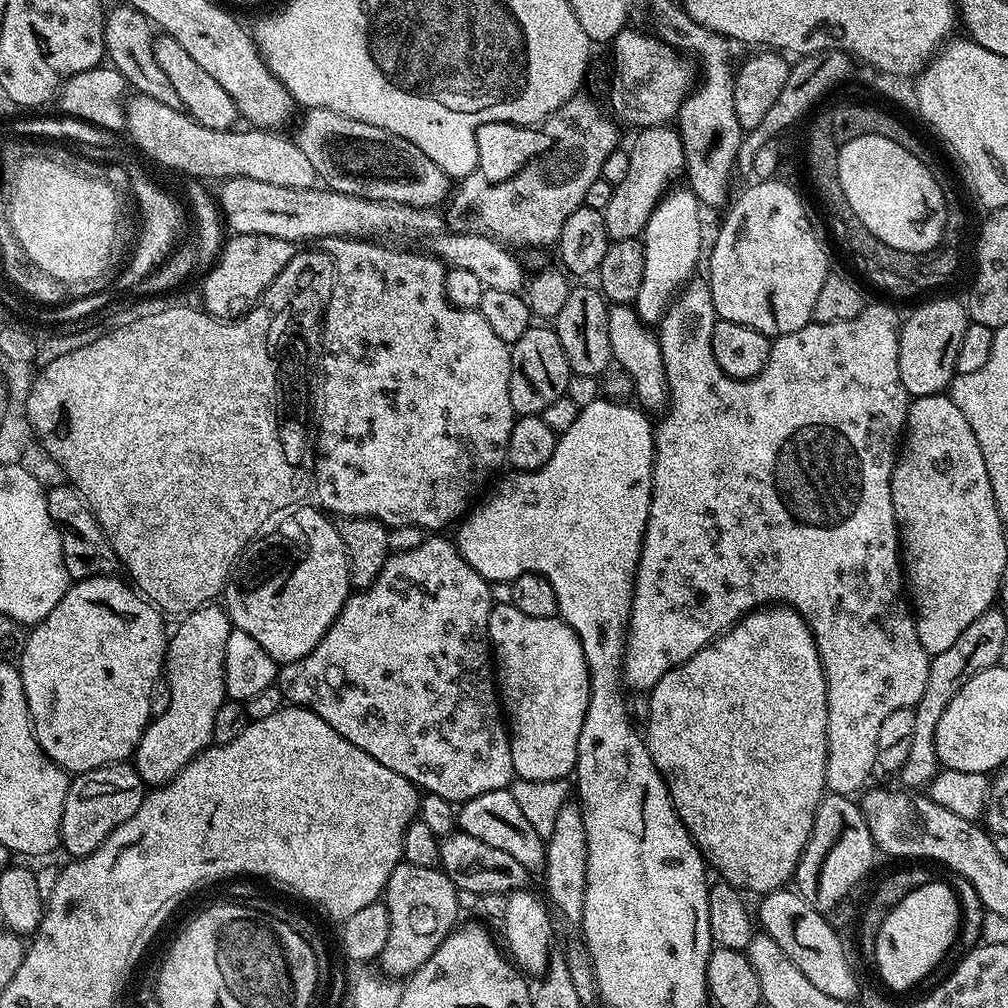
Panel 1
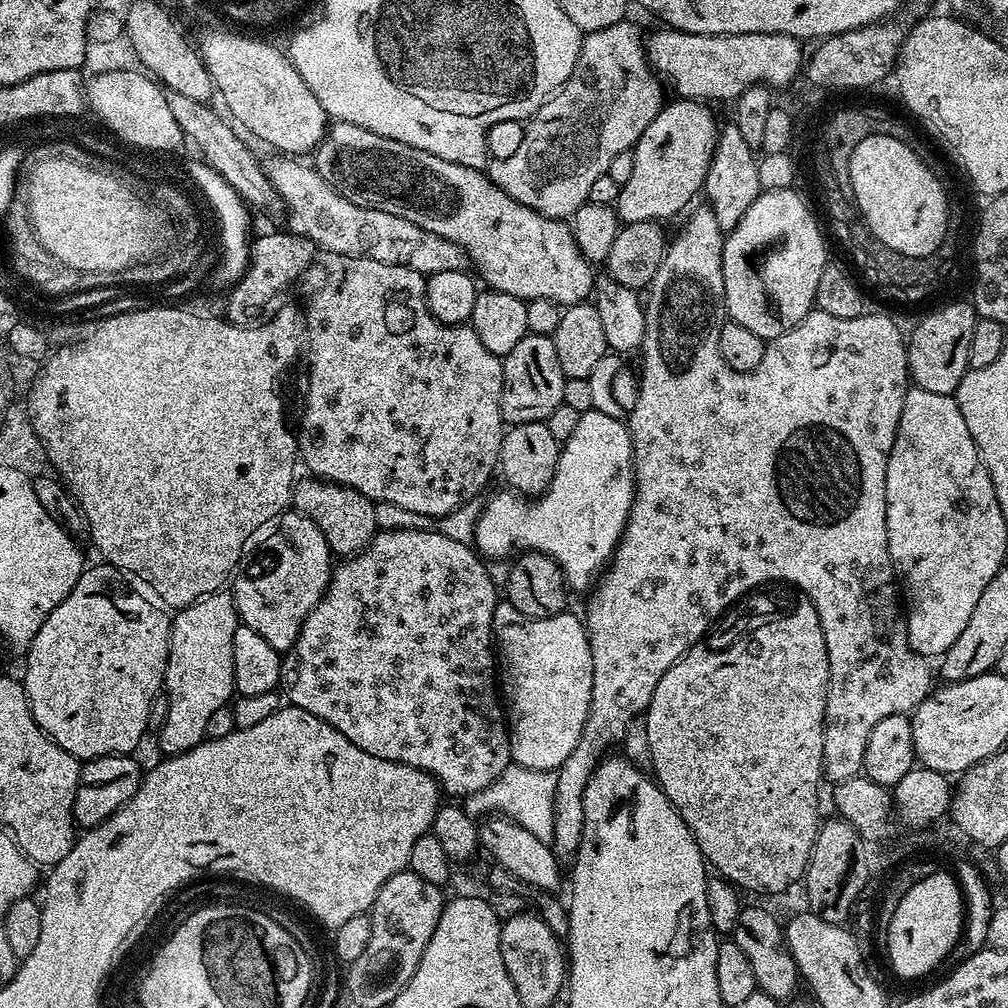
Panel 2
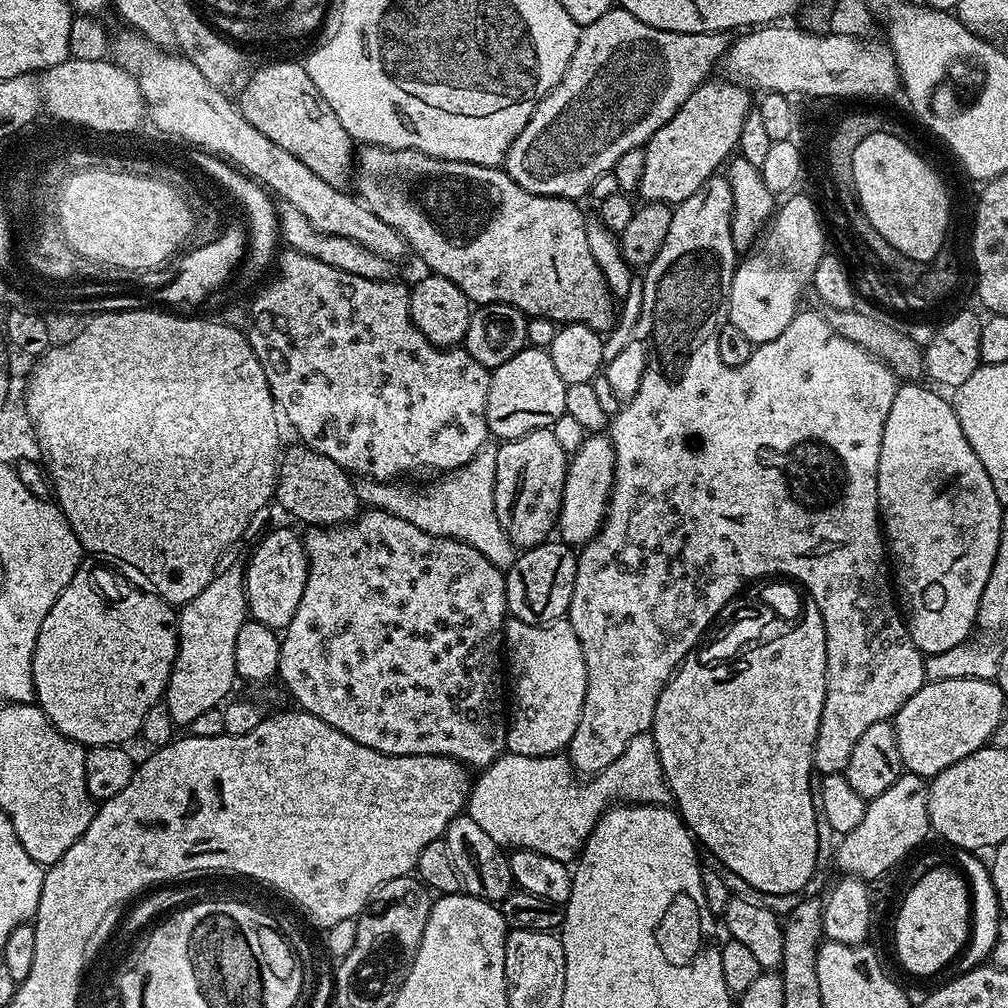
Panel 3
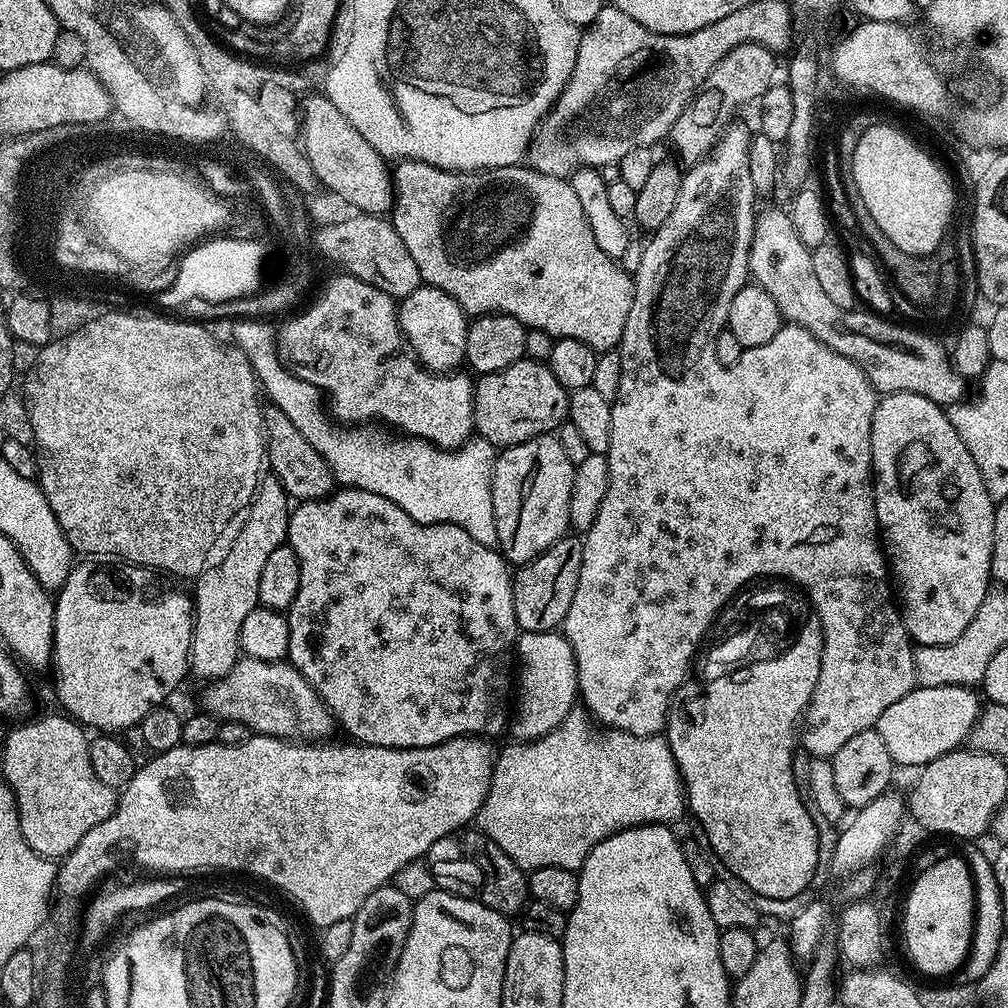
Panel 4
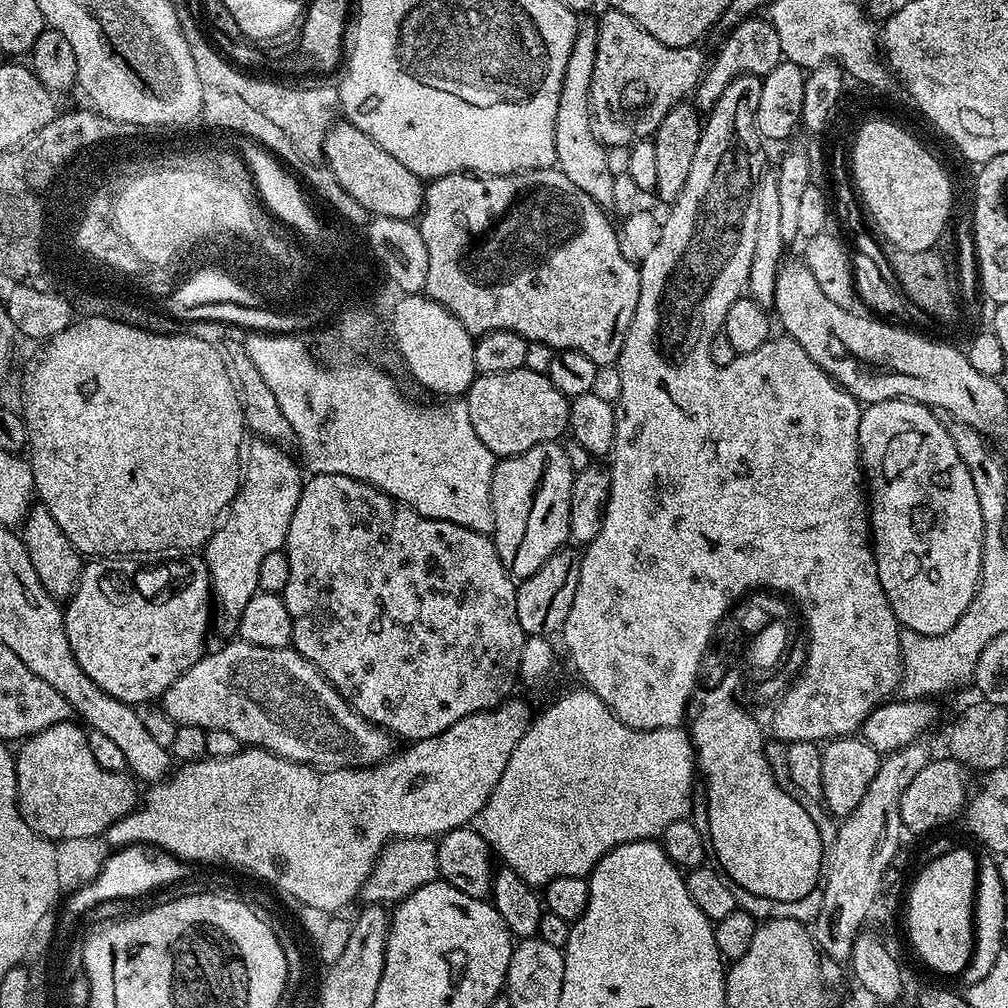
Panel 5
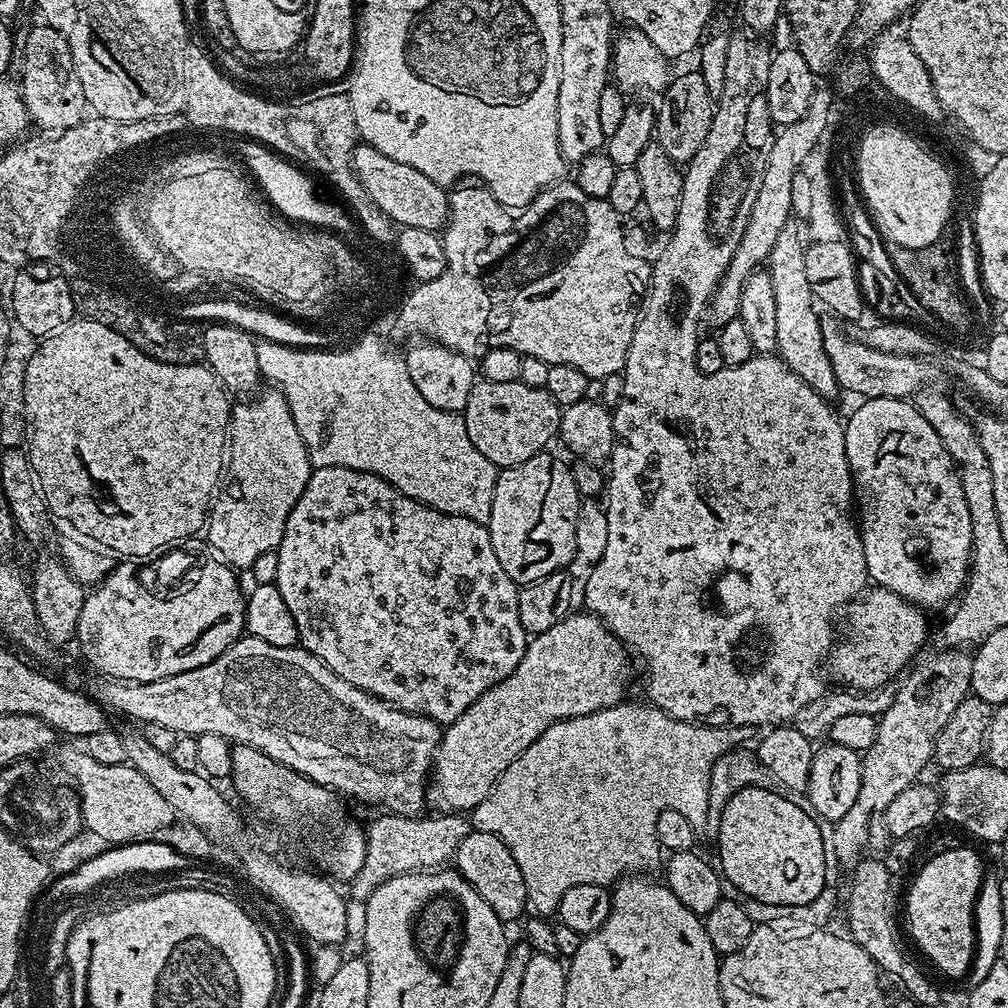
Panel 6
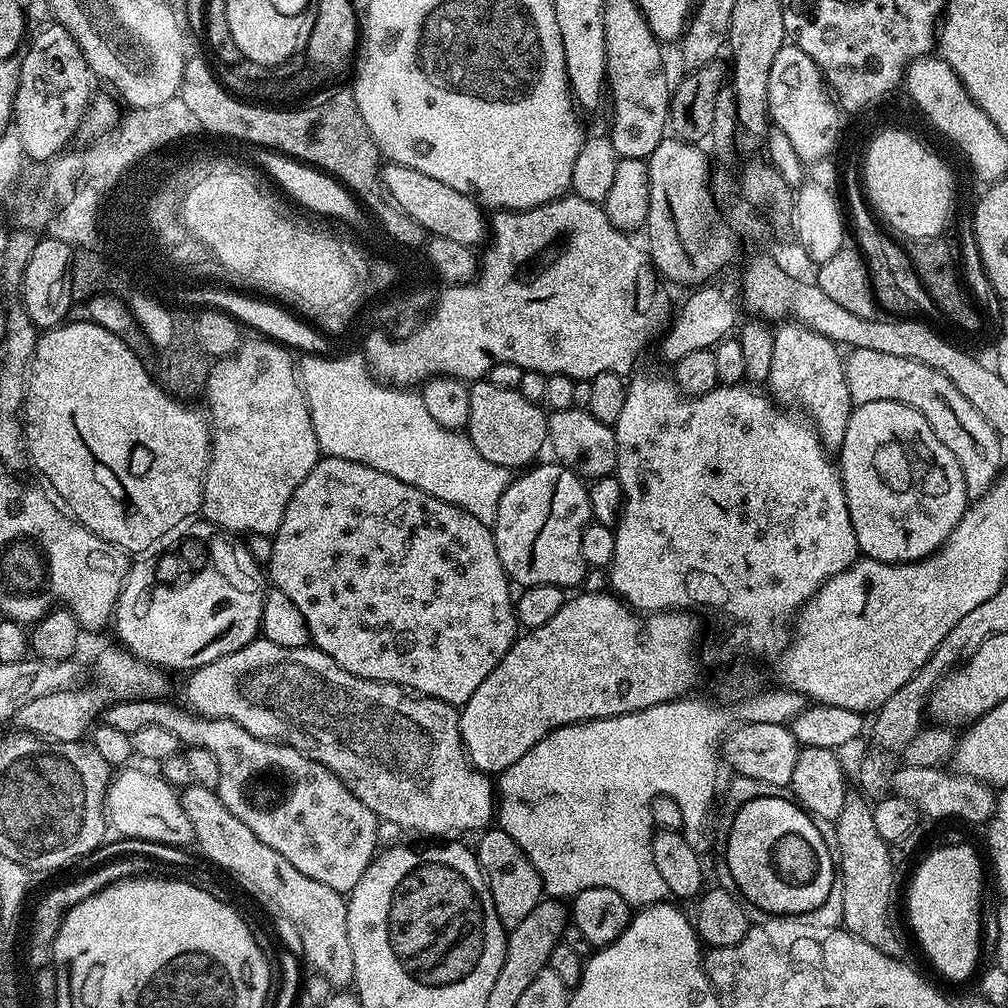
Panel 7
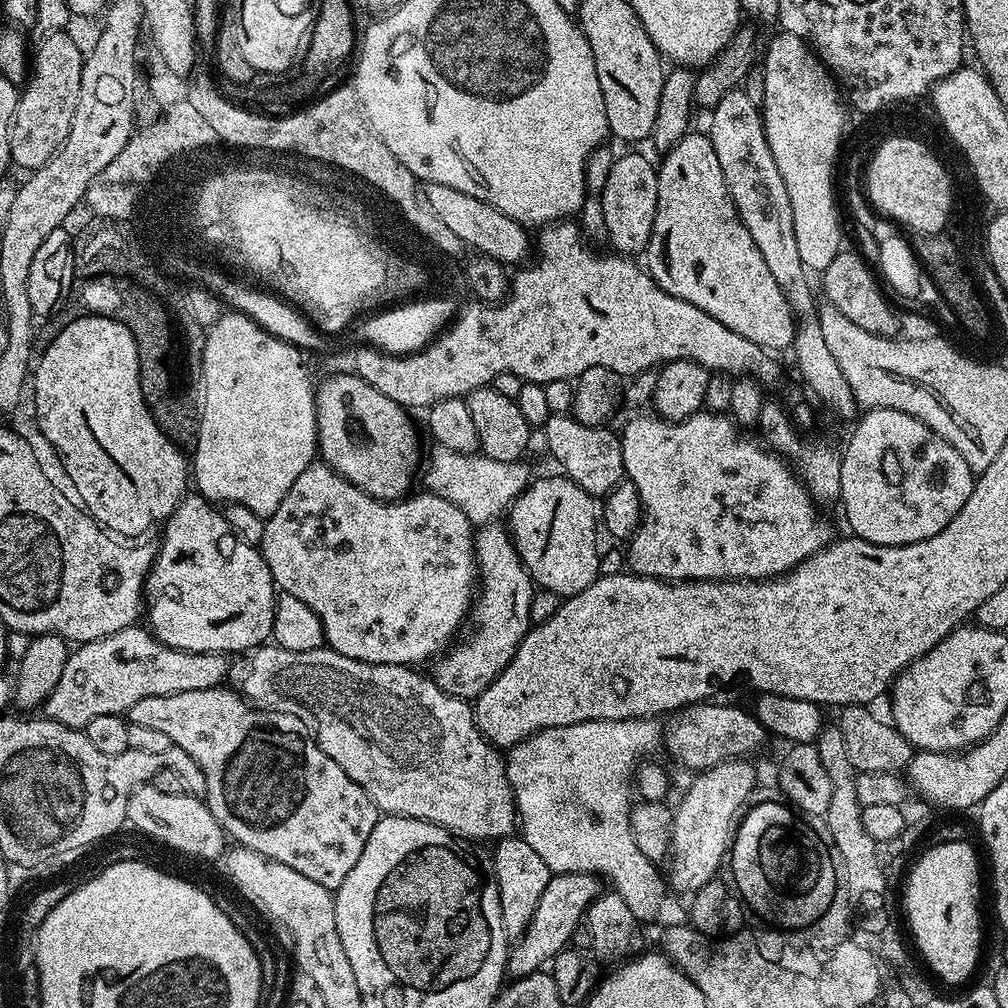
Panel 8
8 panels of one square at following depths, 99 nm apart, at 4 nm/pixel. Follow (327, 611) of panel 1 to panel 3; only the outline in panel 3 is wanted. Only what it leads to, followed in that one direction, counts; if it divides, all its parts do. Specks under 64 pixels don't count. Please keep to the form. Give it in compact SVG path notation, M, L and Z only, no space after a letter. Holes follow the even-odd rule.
M276 528L268 532L256 544L248 564L244 568L244 589L248 603L248 615L277 630L288 627L298 602L302 602L302 590L306 590L308 577L308 555L304 549L301 533L288 528Z

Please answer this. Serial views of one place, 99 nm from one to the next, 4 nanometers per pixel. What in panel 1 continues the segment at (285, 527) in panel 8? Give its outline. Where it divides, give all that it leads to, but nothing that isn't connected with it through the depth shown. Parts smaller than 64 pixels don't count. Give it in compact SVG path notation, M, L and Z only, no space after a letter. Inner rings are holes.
M436 534L433 538L425 538L421 544L414 546L414 550L392 552L387 562L382 566L378 578L371 586L363 590L356 590L348 597L342 610L334 618L334 622L326 630L326 634L306 654L306 658L295 660L289 664L279 665L276 673L275 687L280 689L285 701L298 708L308 708L326 726L338 730L346 742L358 746L358 750L366 750L370 758L382 762L382 766L394 770L394 774L402 774L417 789L427 794L438 794L438 798L446 798L453 802L463 802L470 798L478 798L478 794L486 794L490 790L502 790L513 783L512 755L508 741L508 729L502 719L502 705L498 699L498 689L494 679L494 665L490 655L488 642L488 619L494 603L494 597L489 584L462 558L451 539L443 540L443 535Z

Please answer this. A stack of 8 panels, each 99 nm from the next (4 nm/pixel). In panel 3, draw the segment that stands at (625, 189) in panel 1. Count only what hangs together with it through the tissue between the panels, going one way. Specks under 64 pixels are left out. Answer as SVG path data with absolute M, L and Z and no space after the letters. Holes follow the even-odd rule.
M727 78L716 79L699 84L694 94L682 102L674 118L664 123L644 145L646 167L638 189L641 201L669 206L681 204L702 182L717 175L725 161L737 151L742 122L746 122L748 113L753 111L754 96L743 84Z

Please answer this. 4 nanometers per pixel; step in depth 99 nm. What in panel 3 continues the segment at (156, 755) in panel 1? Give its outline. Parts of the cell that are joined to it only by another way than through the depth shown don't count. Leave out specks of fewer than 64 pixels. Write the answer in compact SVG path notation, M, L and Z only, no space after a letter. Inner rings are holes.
M225 567L217 571L215 578L190 602L182 605L176 622L176 661L168 679L168 689L162 700L168 705L173 725L191 726L194 718L204 711L219 708L229 699L232 683L237 683L234 666L234 642L238 630L249 619L244 568Z

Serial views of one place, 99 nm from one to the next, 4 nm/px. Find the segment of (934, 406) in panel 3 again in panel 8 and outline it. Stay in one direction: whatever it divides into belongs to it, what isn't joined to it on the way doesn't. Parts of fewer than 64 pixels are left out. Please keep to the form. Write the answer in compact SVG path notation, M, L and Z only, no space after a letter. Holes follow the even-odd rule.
M869 408L863 415L840 458L839 503L844 504L851 535L878 546L898 546L938 534L970 498L972 469L954 446L902 410ZM900 456L908 460L900 464Z

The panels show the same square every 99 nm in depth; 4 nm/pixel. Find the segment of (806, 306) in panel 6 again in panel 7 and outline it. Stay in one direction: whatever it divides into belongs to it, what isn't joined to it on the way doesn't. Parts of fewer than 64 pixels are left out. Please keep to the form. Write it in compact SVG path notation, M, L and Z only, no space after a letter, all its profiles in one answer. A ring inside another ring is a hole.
M799 322L781 323L773 331L772 337L774 355L770 361L770 374L766 381L767 391L772 399L781 405L806 414L825 448L840 449L842 438L846 438L846 422L850 422L850 414L854 407L850 398L850 386L846 386L841 349L836 341L810 330Z

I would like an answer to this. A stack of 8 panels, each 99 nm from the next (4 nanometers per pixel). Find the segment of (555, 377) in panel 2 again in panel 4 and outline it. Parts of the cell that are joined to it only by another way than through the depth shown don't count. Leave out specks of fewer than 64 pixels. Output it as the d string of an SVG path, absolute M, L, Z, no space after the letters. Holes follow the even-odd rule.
M522 359L501 372L485 372L474 384L475 431L493 446L521 444L535 436L555 433L568 419L569 389L554 378L547 363Z

